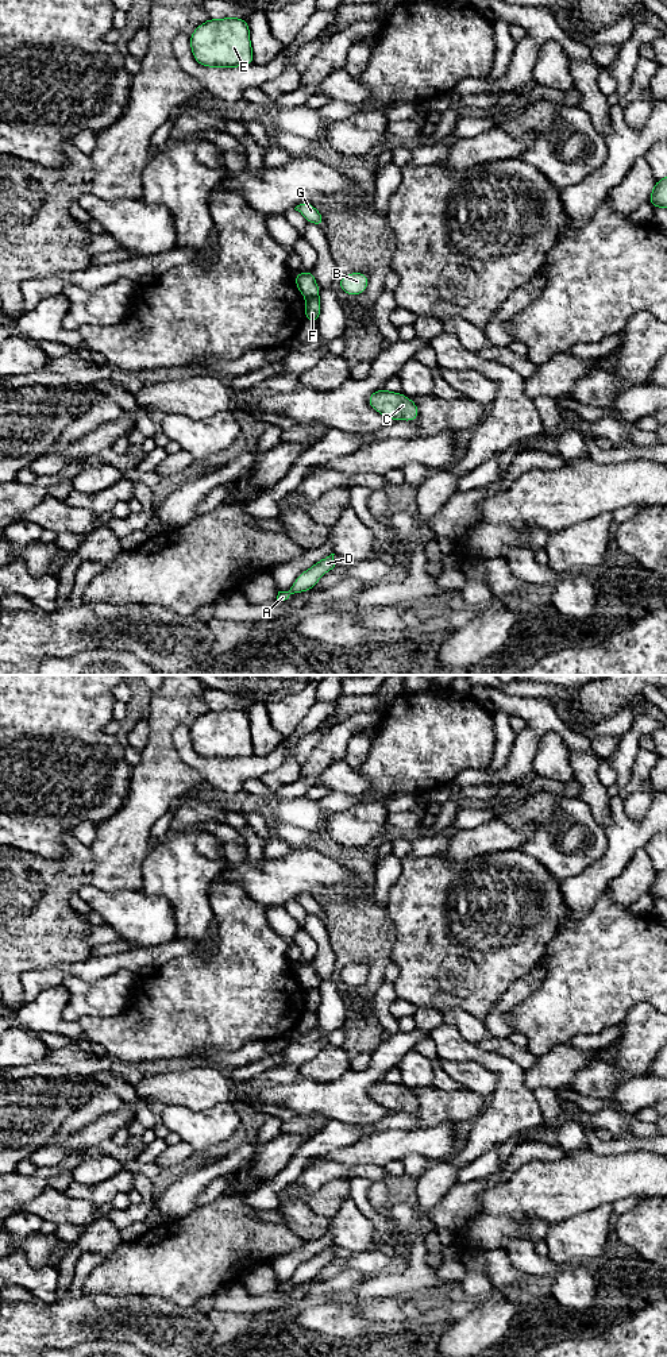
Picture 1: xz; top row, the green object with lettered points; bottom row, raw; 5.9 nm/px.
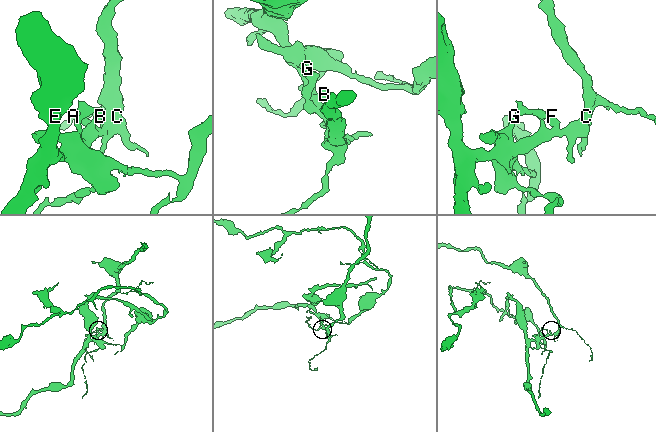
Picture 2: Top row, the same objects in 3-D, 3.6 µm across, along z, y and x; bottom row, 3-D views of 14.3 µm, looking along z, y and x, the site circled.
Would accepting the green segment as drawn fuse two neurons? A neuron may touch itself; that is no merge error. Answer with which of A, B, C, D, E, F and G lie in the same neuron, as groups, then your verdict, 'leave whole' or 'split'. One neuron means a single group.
A B C D E F / G; split

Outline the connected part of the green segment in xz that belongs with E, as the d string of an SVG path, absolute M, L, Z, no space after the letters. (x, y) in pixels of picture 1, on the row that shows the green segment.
M239 18L208 19L190 35L193 58L207 68L252 65L252 46L247 20Z

